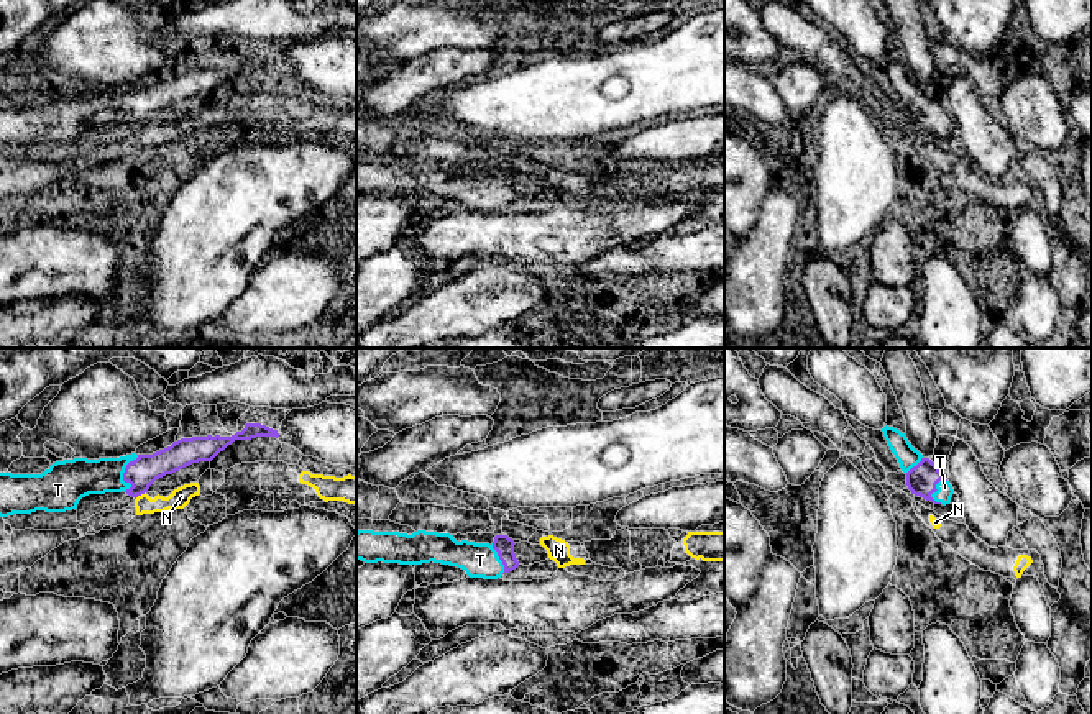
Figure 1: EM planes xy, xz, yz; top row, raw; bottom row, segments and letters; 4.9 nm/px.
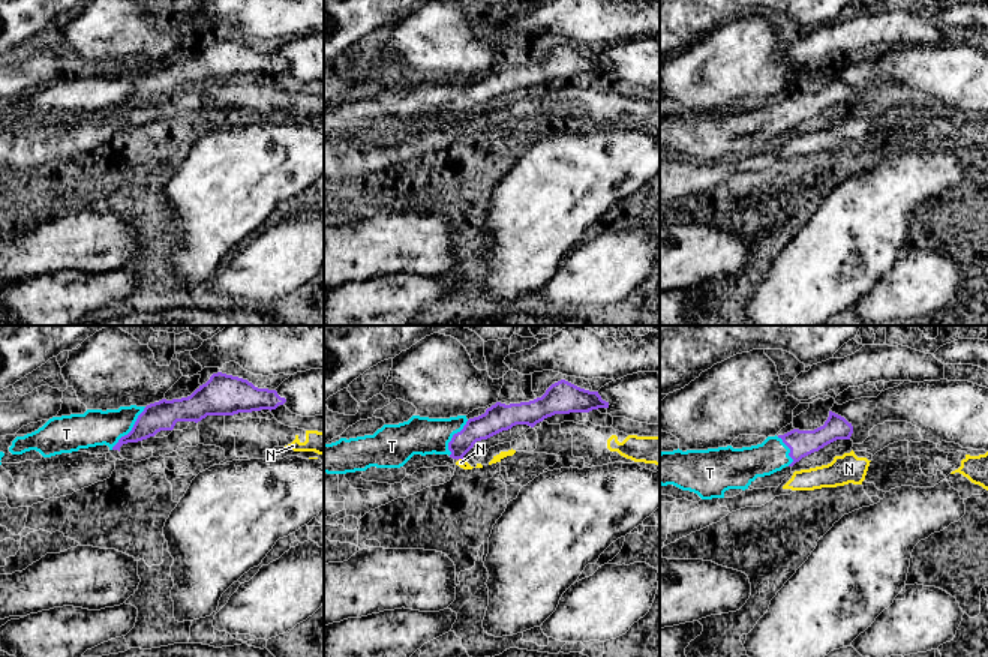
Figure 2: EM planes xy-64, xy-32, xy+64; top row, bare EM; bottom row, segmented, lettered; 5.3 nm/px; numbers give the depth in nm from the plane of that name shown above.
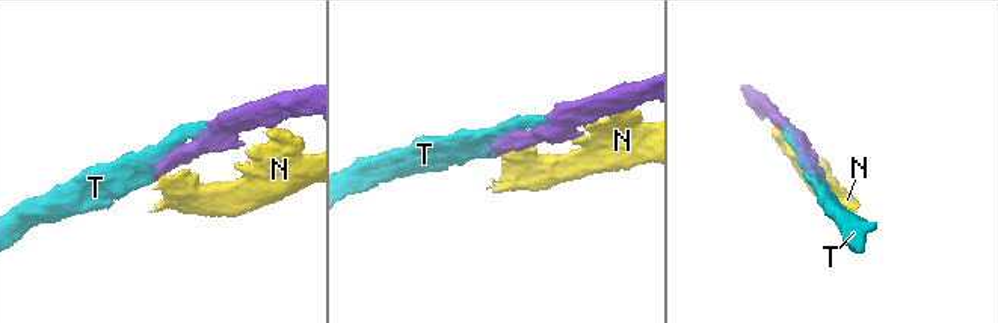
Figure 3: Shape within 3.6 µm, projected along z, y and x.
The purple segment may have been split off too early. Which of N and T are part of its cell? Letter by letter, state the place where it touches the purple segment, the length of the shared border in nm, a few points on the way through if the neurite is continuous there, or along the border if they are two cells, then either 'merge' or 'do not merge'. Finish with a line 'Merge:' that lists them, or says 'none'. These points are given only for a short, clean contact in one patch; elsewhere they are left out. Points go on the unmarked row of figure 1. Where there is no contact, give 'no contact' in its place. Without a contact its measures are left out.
N: meets purple in xy at (140, 127); contact 70 nm long; do not merge
T: meets purple in xy at (123, 107); contact 200 nm long; merge
Merge: T

